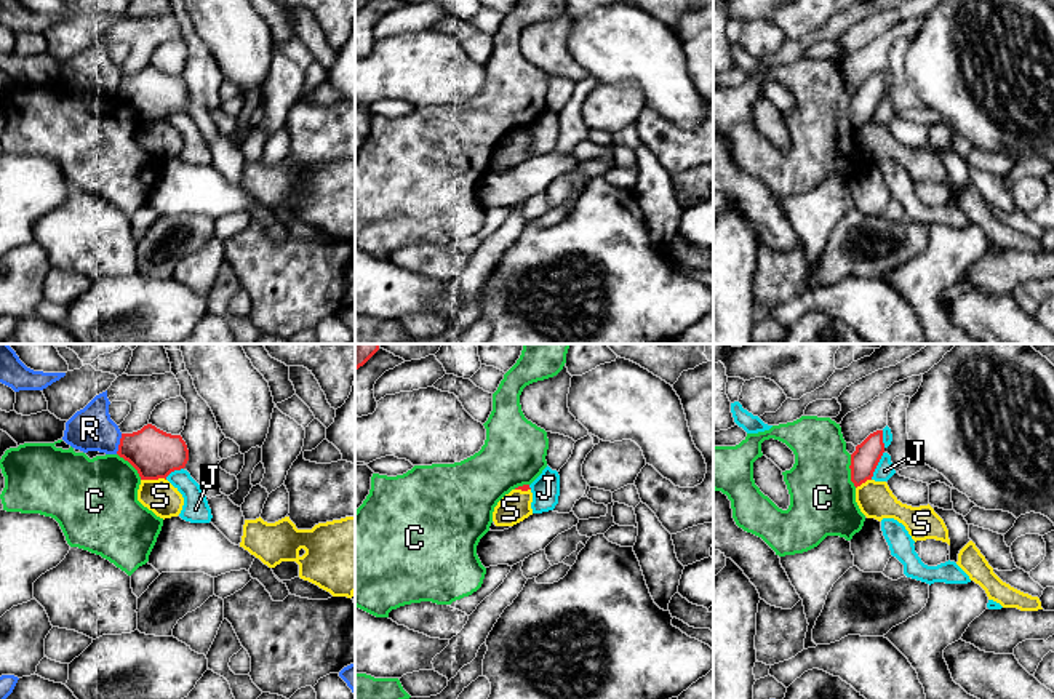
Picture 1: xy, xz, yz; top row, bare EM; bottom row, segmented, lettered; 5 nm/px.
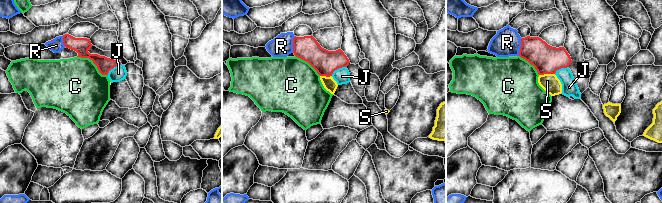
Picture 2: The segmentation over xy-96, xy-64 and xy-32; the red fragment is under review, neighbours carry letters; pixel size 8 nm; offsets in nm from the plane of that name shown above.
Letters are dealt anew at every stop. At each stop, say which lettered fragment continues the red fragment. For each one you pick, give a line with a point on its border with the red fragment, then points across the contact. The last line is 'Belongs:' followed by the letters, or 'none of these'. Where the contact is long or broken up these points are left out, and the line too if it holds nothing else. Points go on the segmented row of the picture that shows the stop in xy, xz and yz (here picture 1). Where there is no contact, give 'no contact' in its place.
Belongs: none of these

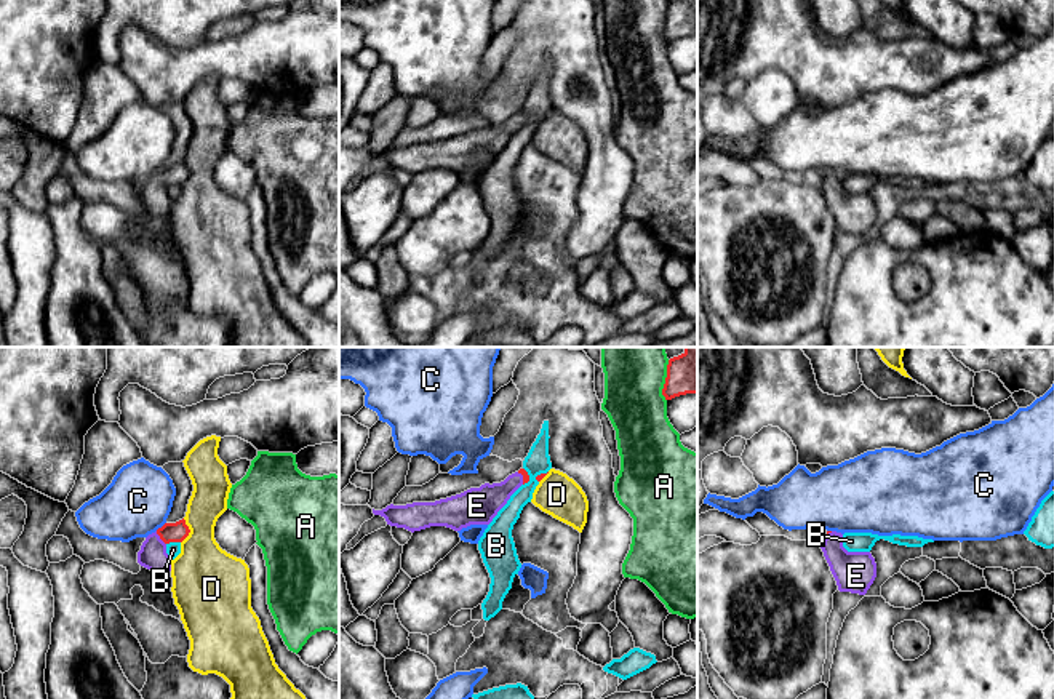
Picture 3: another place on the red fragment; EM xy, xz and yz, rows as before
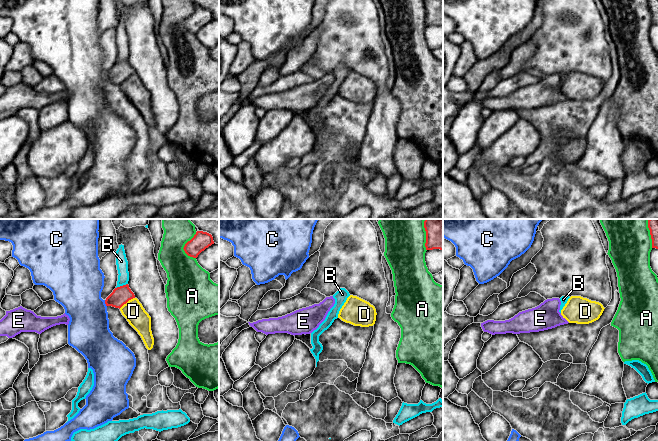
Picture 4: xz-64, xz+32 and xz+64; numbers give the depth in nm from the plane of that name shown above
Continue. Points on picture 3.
E: contact xy (160, 538); way xy (178, 531), (170, 531), (160, 538), (152, 555)
Belongs: E

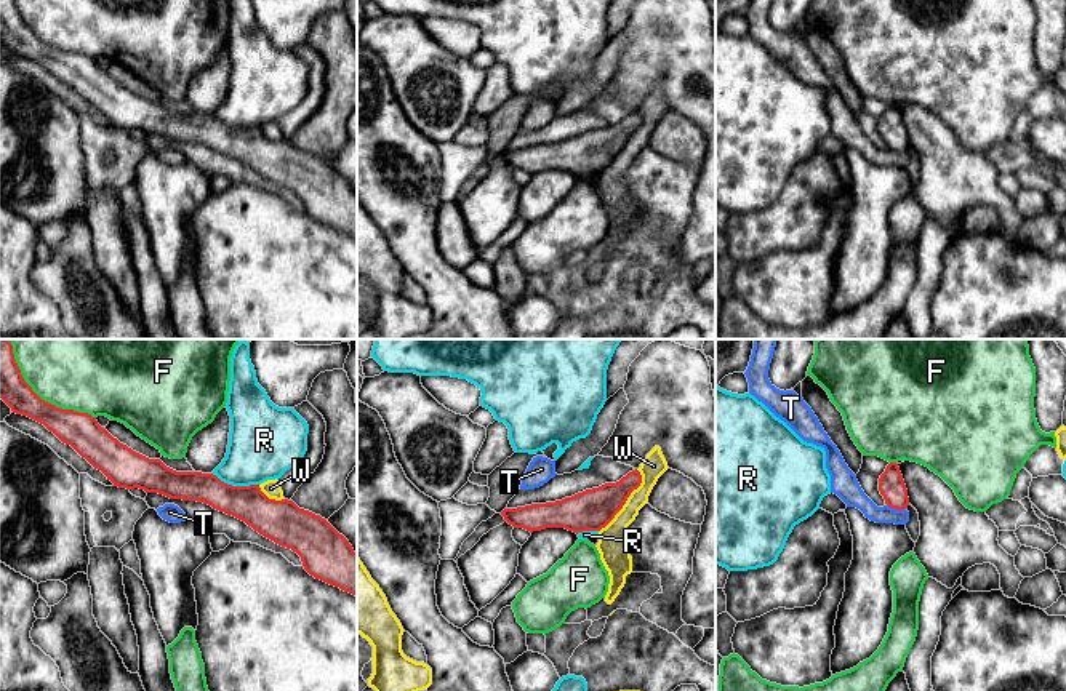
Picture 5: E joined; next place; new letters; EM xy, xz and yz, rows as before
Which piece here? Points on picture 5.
Belongs: none of these

